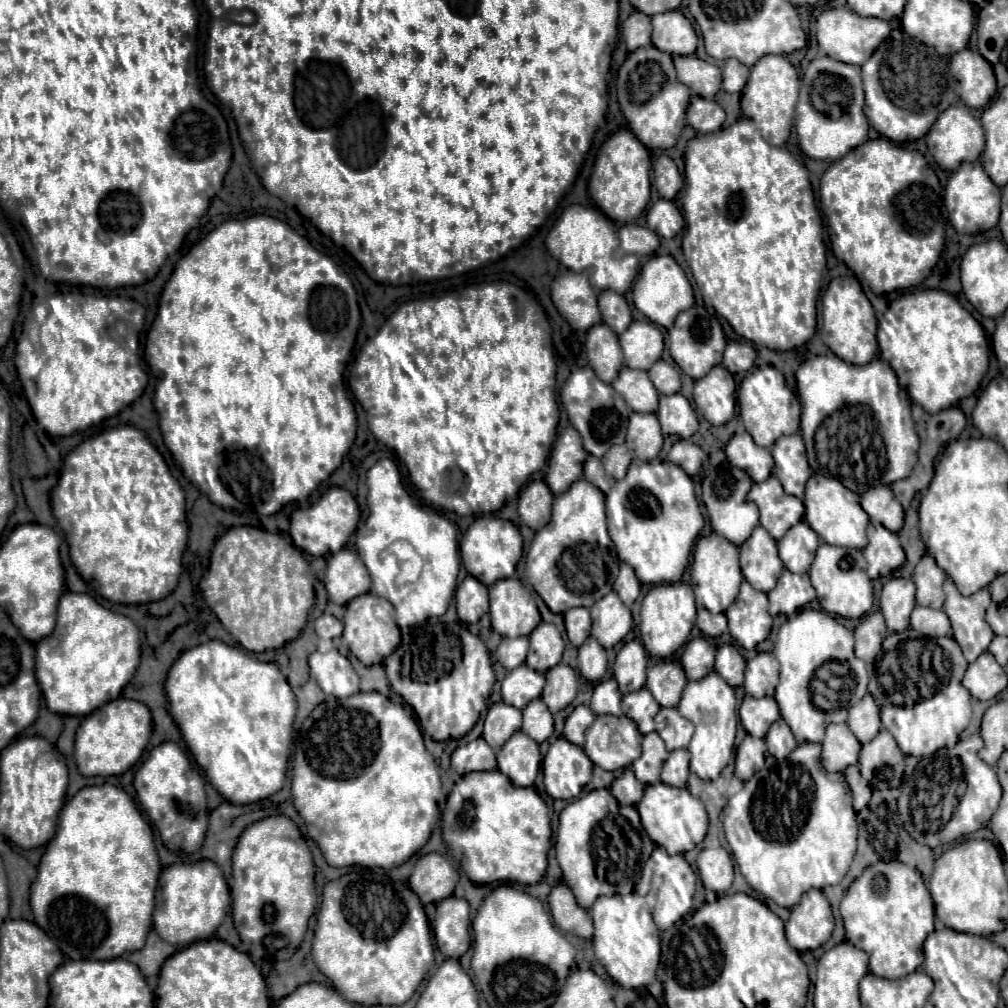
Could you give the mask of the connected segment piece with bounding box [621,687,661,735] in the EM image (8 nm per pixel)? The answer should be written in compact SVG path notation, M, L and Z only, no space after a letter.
M643 687L637 693L623 695L621 707L623 707L623 713L637 723L643 735L655 731L655 715L659 713L661 707L657 705L657 701L653 701L653 695L649 693L649 689Z

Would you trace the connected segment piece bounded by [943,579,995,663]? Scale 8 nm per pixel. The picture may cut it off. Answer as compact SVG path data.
M951 579L943 585L945 591L945 605L943 611L947 613L953 637L959 643L965 659L973 663L981 653L987 651L989 641L993 641L995 633L985 623L985 609L989 607L989 591L981 589L969 597L963 597Z

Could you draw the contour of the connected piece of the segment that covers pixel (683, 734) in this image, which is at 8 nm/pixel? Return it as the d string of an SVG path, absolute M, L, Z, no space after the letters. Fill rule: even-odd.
M661 709L657 719L665 721L665 727L659 731L661 739L665 741L665 747L669 751L687 749L687 745L691 741L691 735L695 731L693 723L687 721L677 709Z

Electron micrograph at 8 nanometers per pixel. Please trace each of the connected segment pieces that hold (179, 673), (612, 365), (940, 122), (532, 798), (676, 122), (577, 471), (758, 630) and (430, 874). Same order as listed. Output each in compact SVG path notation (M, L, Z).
M207 641L205 645L197 645L189 651L185 651L175 665L171 667L167 681L165 681L165 691L167 691L167 701L169 701L169 713L175 719L175 723L181 729L181 735L189 747L189 751L193 753L195 761L199 763L199 767L205 771L205 775L209 777L211 785L231 803L255 803L261 799L267 799L271 795L275 795L283 783L285 783L285 773L287 773L287 761L289 761L289 745L291 745L291 733L293 733L293 721L295 721L295 695L285 679L285 675L277 669L277 665L273 663L261 663L253 657L249 657L245 651L235 649L225 645L223 641Z
M605 323L595 325L587 333L585 351L589 365L593 367L597 377L601 377L601 381L605 383L611 383L623 367L623 353L617 335Z
M951 105L949 109L945 109L945 113L937 117L933 129L927 133L925 139L927 139L929 153L933 155L937 165L945 171L955 171L963 161L977 161L985 147L985 135L981 123L971 115L969 107L965 105Z
M497 769L467 773L447 797L443 841L465 875L477 885L495 881L533 885L547 871L547 851L551 845L549 809L533 787L515 787Z
M641 47L625 59L617 75L617 99L621 111L627 119L631 133L647 147L647 149L671 149L683 127L685 127L685 111L689 107L691 91L683 83L679 83L673 67L673 57L669 53L659 51L657 47Z
M571 425L557 437L551 459L549 459L549 471L547 471L547 485L549 489L559 495L573 481L579 481L583 477L583 463L587 459L587 451L583 449L581 435Z
M743 581L733 605L725 611L729 633L743 649L755 649L771 633L771 615L767 611L767 595Z
M441 853L423 855L409 877L411 889L425 905L451 897L457 881L459 873L451 865L451 861Z

